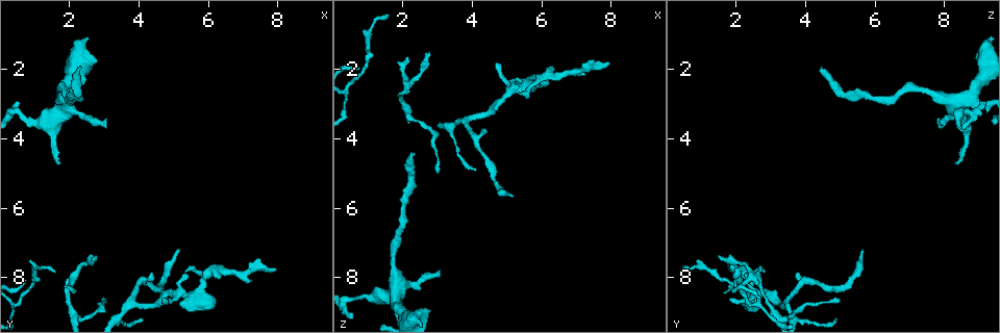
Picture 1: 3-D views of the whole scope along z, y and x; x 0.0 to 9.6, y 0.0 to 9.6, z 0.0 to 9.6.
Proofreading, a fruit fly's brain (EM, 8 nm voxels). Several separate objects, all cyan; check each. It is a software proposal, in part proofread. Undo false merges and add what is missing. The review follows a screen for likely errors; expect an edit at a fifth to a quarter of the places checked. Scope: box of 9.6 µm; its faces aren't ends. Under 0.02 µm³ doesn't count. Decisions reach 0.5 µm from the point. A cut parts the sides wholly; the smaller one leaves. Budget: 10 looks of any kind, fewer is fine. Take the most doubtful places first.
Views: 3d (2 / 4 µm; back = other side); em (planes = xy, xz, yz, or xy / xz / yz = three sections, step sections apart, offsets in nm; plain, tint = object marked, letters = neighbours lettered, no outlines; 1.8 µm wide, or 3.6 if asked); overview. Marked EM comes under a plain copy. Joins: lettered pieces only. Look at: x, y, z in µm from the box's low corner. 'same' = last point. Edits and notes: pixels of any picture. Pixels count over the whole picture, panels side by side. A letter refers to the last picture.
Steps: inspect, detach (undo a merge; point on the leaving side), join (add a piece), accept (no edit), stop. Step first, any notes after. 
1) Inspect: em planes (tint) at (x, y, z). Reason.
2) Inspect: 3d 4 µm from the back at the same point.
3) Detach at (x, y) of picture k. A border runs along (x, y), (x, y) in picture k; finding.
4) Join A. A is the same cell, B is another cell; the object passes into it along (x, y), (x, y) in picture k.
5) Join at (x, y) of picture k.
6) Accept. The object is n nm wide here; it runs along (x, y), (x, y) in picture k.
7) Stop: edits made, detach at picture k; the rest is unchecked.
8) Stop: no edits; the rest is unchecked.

Inspect: 3d 2 µm at (2.35, 1.95, 4.50). Free end.

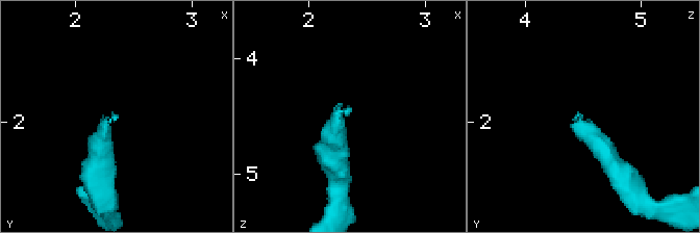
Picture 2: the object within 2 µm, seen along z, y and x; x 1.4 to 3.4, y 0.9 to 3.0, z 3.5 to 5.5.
Inspect: em planes (tint) at (2.38, 1.96, 4.44).

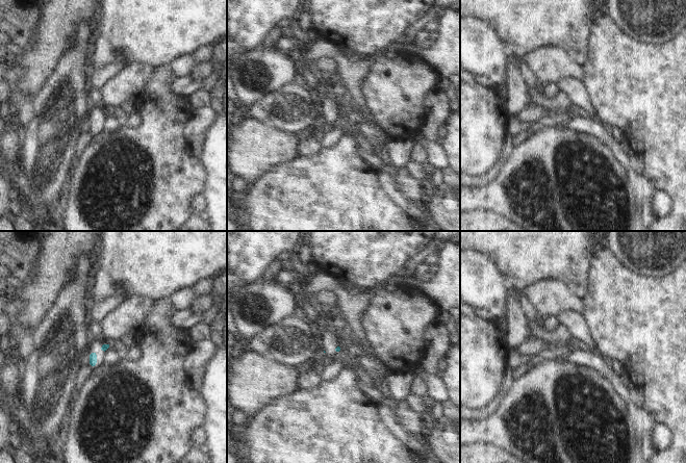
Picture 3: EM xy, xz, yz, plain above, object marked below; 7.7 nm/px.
Inspect: em planes (letters) at the same point. See the neighbours.

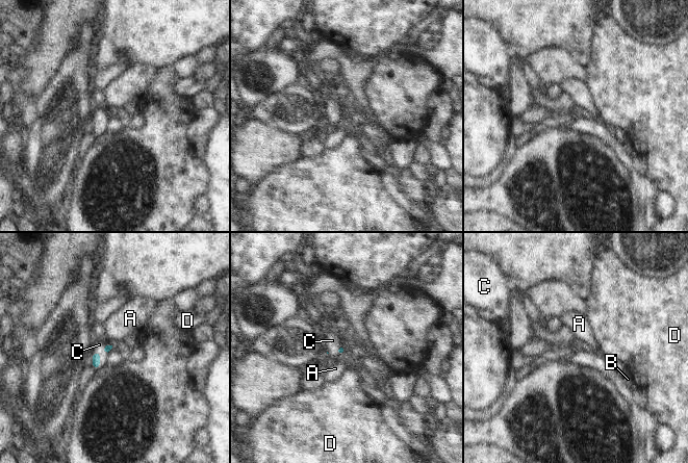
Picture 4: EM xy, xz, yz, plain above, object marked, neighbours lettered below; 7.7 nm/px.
Join C. C is the same cell, A, B and D are other cells; the object passes into it along (96, 357), (99, 359), (99, 344) in picture 4; the cell continues.

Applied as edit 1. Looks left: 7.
Inspect: 3d 4 µm at (5.20, 7.20, 5.65). Thin end.

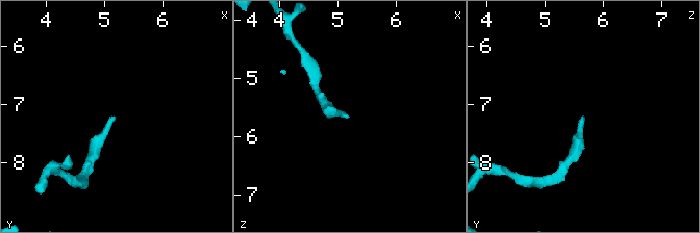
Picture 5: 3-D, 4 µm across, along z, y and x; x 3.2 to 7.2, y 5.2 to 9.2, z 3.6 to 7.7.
Inspect: em planes (letters) at (5.15, 7.25, 5.70). Now the EM.

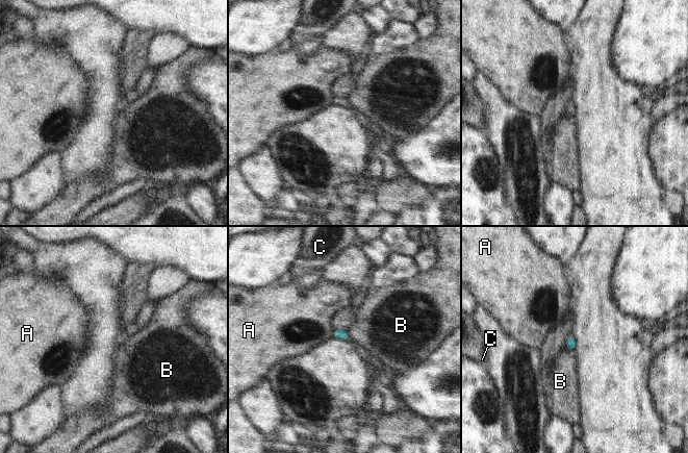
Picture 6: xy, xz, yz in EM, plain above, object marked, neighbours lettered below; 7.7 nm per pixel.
Accept. A, B and C are other cells; a border runs along (345, 330), (349, 338) in picture 6; none of them fits.

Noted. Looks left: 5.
Inspect: em planes (letters) at (7.90, 7.75, 1.80). Free end.

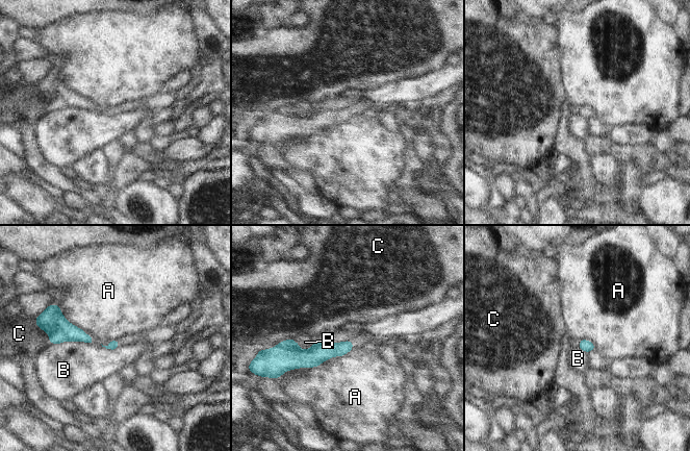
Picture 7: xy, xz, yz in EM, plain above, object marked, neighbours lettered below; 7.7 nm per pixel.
Accept. A, B and C are other cells; it runs along (350, 345), (316, 354), (285, 347) in picture 7; none of them fits.

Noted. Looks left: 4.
Inspect: 3d 4 µm at (5.30, 7.90, 2.20). An open end.

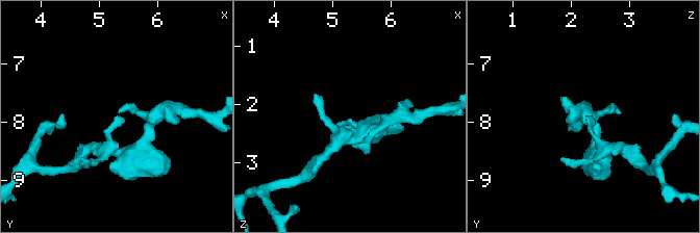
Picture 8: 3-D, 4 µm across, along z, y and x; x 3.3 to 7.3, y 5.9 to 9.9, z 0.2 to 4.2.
Inspect: em planes (letters) at (5.30, 7.90, 2.25). Now the EM.

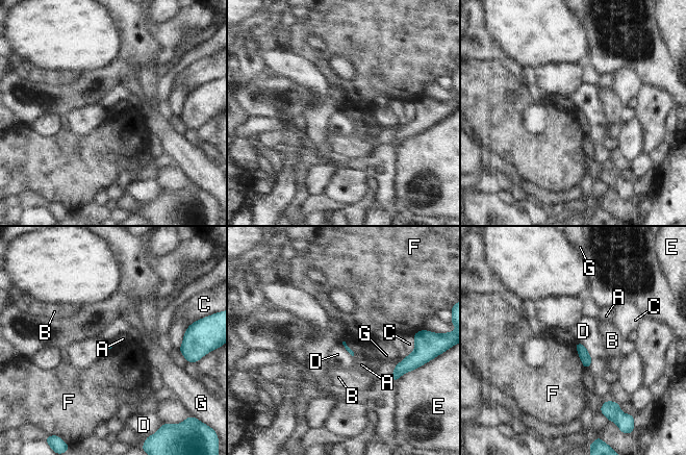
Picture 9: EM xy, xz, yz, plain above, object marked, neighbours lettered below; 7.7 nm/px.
Accept. A, B, C, D, E, F and G are other cells; a border runs along (576, 342), (587, 351), (590, 367) in picture 9; no lettered piece goes on from it.

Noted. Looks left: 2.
Stop: edits made, join at picture 4; the rest is unchecked.

